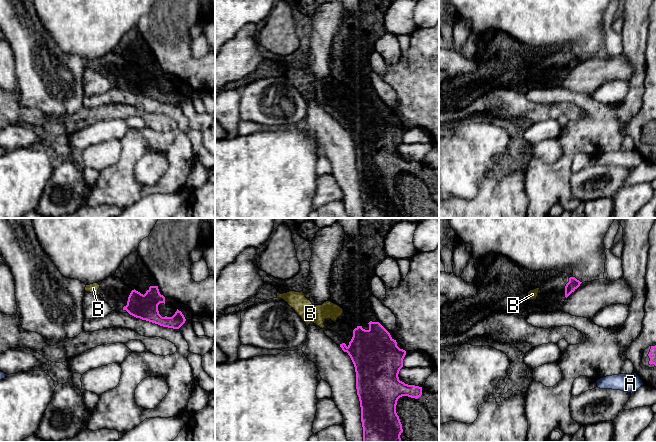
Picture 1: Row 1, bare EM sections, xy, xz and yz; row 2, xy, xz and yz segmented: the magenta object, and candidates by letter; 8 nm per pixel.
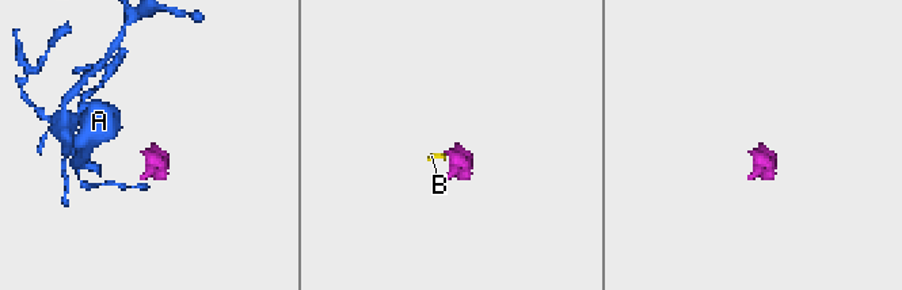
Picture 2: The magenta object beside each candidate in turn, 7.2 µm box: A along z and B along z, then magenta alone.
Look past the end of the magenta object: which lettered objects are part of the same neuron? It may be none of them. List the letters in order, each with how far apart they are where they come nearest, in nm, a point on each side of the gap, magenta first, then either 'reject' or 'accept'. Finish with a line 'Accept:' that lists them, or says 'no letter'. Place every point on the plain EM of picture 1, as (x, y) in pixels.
A: 140 nm | yz (649, 139), (637, 151) | reject
B: 150 nm | xz (354, 105), (341, 91) | accept
Accept: B

